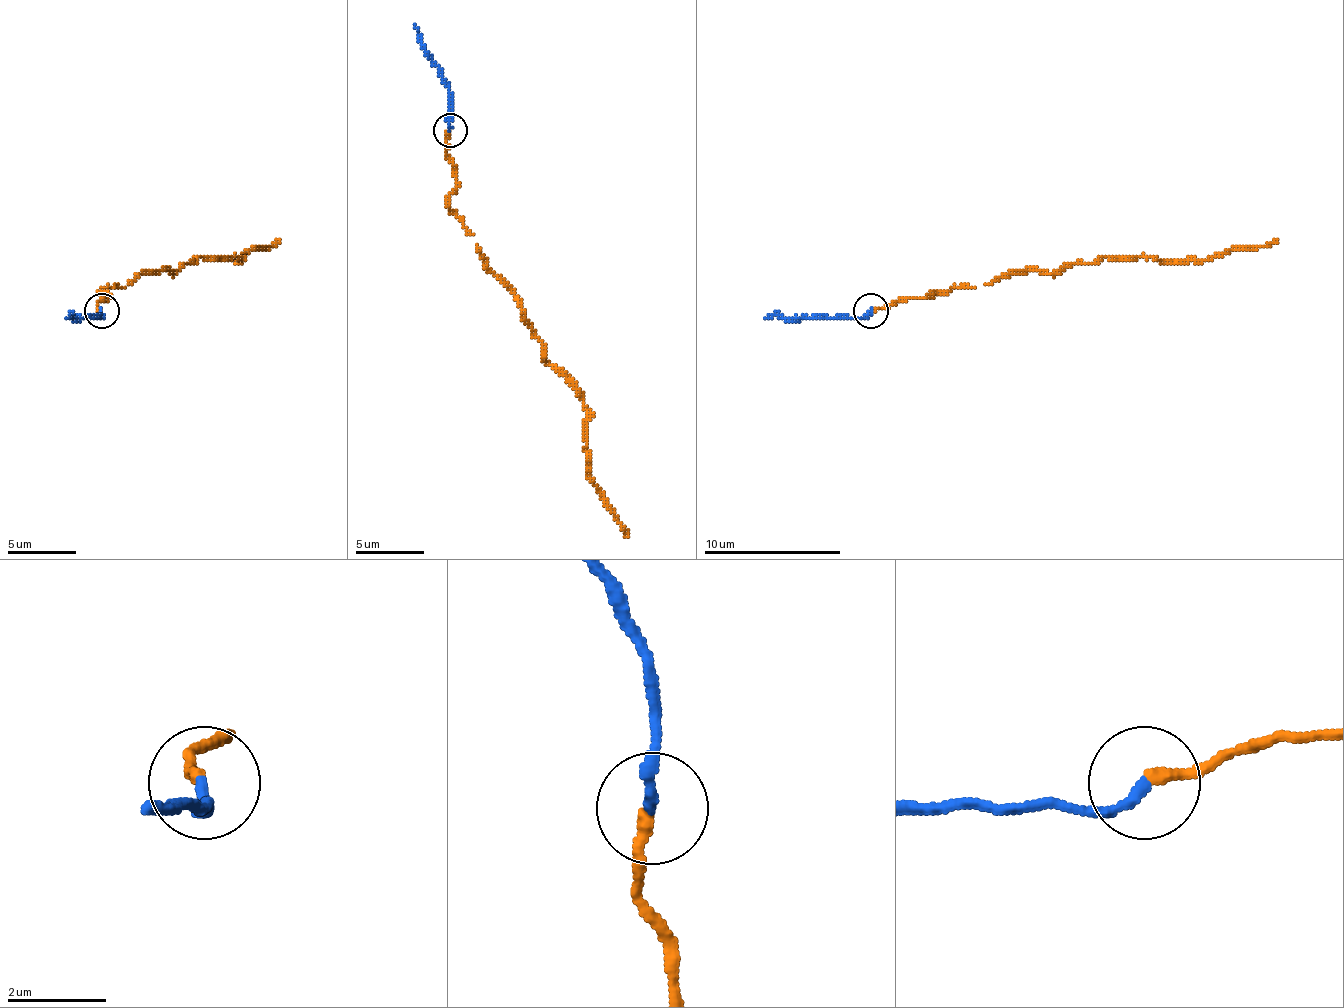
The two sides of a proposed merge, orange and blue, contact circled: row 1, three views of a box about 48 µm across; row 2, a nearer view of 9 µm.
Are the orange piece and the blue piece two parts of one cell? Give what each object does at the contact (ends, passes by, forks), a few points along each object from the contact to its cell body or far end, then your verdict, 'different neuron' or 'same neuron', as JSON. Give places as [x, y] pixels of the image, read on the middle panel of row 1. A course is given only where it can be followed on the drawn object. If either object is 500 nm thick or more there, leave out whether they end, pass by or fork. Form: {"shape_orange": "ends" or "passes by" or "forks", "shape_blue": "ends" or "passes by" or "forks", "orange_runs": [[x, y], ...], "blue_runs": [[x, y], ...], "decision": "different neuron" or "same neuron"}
{"shape_orange": "ends", "shape_blue": "ends", "orange_runs": [[449, 131], [449, 210], [473, 234], [542, 354], [580, 395], [586, 471], [628, 536]], "blue_runs": [[449, 131], [449, 86], [415, 24]], "decision": "same neuron"}

